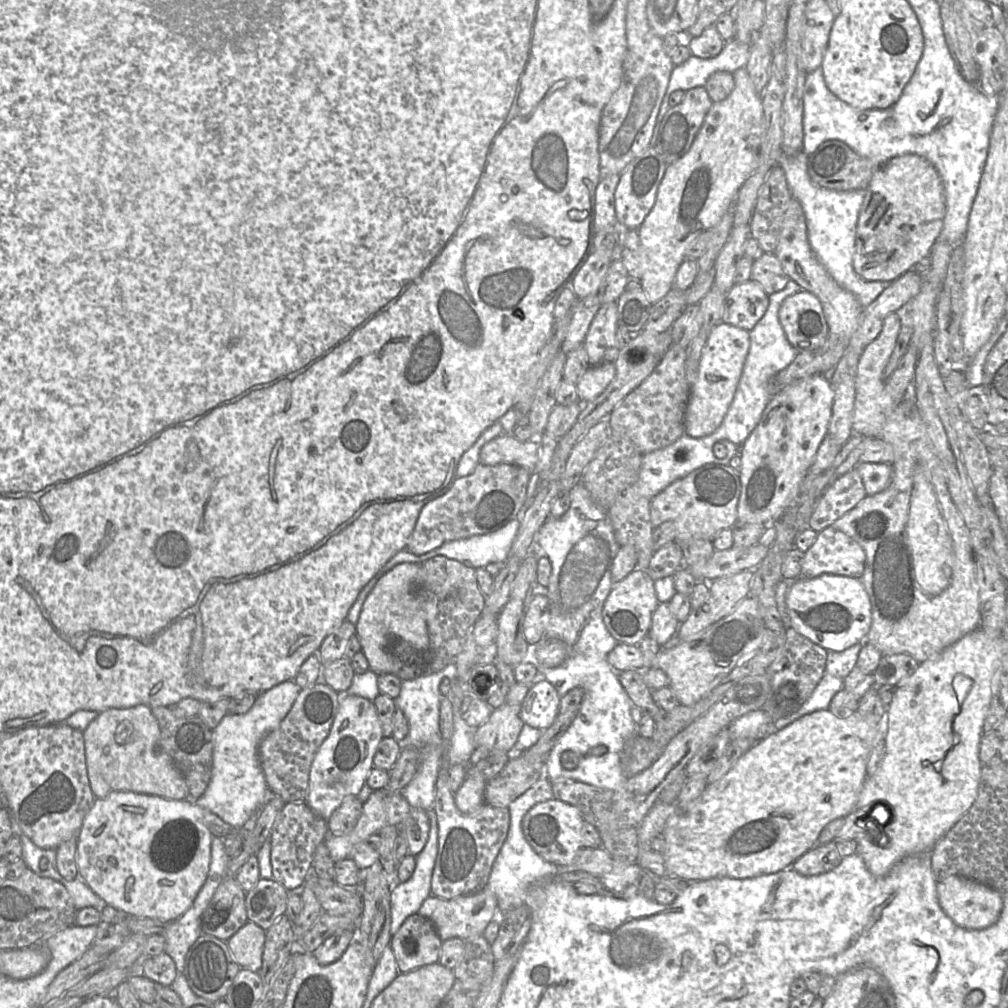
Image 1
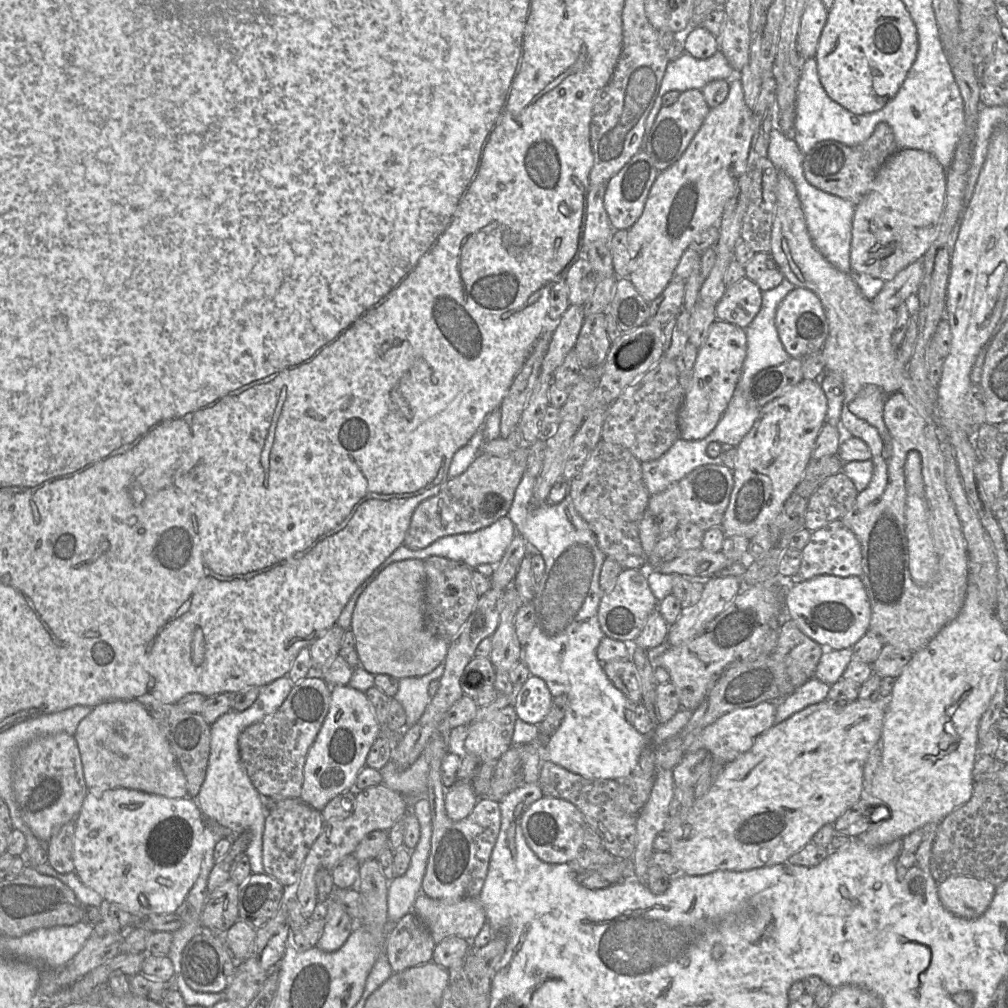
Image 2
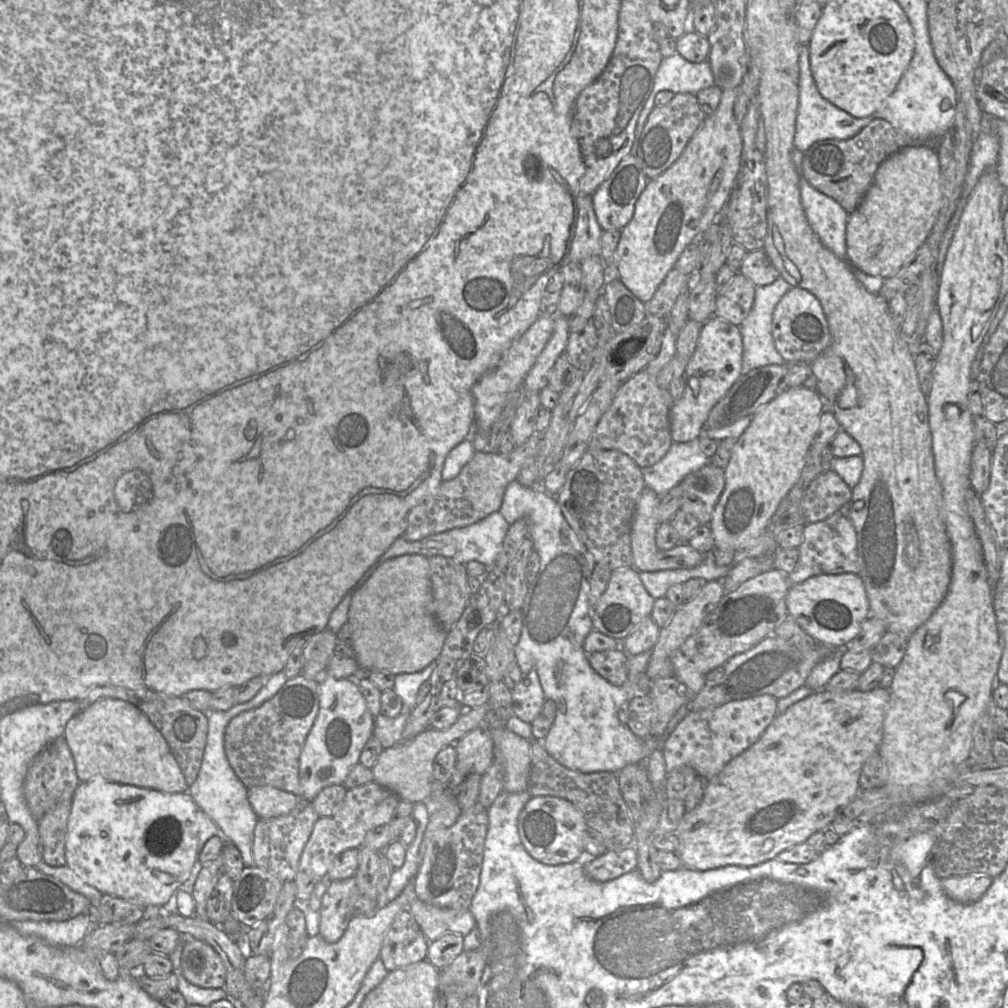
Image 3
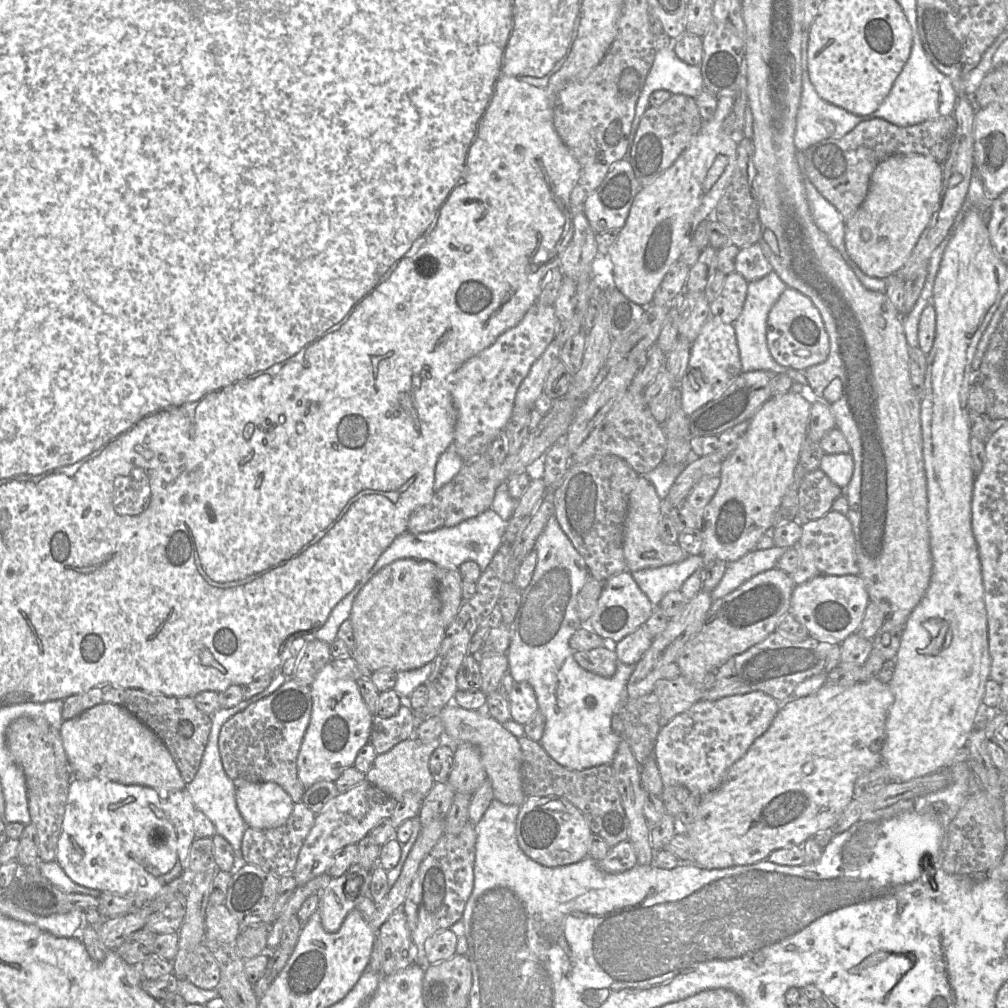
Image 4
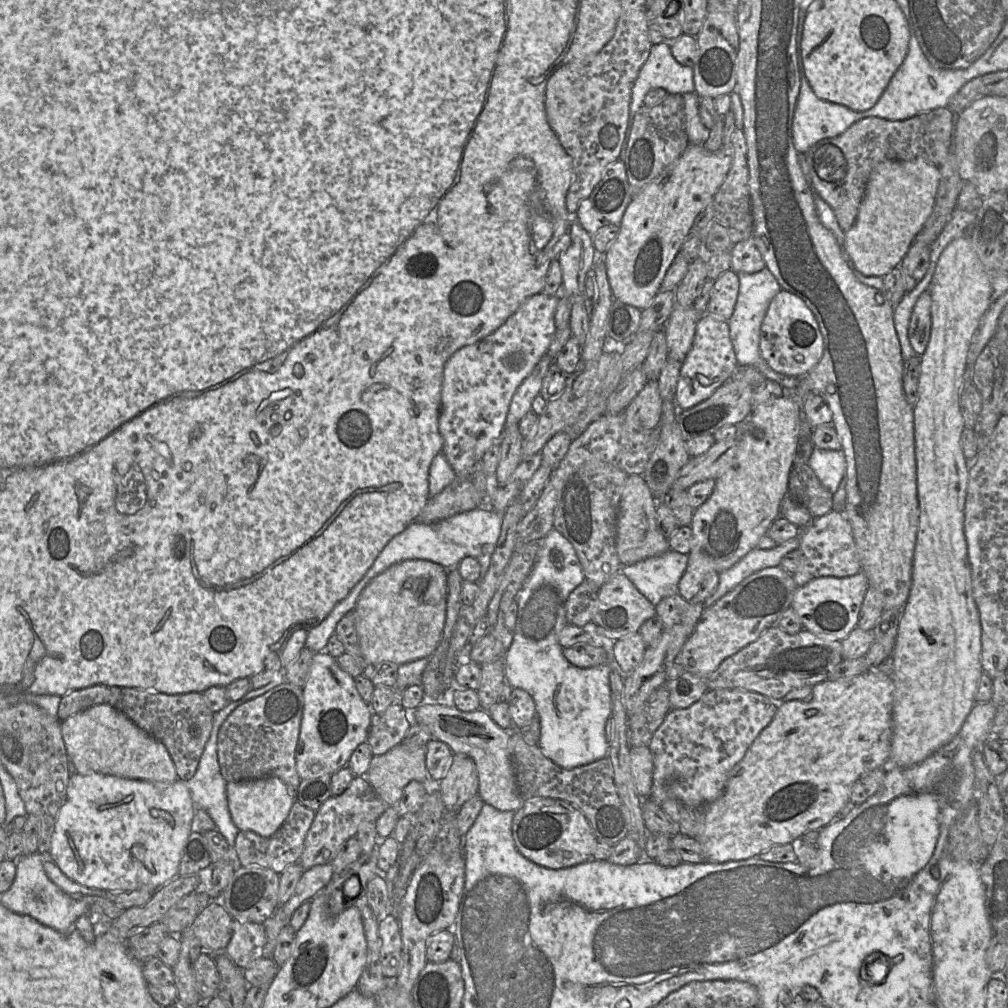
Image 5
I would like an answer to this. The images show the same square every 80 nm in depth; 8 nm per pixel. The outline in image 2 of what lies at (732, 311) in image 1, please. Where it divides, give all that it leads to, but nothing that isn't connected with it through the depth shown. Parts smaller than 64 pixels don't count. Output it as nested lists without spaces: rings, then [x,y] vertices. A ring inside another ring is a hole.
[[[742,278],[726,288],[716,304],[717,319],[747,328],[761,309],[762,293],[754,281]]]

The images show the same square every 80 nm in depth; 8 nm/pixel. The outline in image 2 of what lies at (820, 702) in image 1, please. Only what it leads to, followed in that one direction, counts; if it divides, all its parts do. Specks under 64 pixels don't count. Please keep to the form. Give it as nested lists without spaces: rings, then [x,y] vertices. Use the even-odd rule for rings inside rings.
[[[816,678],[810,679],[783,700],[777,702],[774,723],[781,723],[807,706],[825,701],[831,686]]]

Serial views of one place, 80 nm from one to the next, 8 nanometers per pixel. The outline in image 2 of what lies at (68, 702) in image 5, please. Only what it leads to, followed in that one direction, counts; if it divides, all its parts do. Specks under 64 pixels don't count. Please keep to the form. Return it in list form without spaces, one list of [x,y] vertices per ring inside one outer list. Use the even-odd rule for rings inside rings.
[[[142,694],[135,699],[145,707],[167,738],[185,775],[188,796],[195,799],[206,777],[210,754],[211,725],[200,713],[186,712],[176,703],[163,702],[153,695]]]

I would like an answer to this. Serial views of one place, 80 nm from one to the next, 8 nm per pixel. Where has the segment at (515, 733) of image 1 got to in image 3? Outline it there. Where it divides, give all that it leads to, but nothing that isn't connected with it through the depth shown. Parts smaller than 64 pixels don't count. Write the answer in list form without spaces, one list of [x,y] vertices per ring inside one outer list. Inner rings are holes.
[[[477,728],[455,744],[455,768],[462,773],[483,775],[494,763],[494,742],[489,728]]]

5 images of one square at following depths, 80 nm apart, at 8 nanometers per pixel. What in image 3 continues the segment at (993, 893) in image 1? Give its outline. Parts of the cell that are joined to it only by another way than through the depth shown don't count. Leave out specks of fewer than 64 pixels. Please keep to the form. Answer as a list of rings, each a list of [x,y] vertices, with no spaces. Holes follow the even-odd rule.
[[[983,874],[954,876],[942,880],[942,888],[950,899],[962,904],[971,904],[986,893],[992,880]]]

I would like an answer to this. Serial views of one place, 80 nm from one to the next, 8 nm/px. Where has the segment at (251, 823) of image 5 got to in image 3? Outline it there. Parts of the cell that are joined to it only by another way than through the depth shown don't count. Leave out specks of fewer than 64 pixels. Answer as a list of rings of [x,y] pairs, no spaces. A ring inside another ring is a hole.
[[[272,786],[248,788],[248,800],[259,818],[288,814],[295,808],[299,797]]]

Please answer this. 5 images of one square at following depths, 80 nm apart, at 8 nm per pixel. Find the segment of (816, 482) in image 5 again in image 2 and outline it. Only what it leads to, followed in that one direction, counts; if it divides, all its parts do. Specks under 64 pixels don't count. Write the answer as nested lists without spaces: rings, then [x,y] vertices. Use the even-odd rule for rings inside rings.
[[[842,471],[828,477],[813,492],[805,512],[805,527],[811,532],[826,526],[851,509],[858,490]]]

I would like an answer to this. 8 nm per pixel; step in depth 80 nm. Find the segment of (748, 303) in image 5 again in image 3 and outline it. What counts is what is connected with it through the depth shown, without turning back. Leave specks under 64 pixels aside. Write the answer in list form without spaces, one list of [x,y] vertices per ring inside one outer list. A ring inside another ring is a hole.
[[[781,276],[769,285],[756,286],[752,309],[739,326],[743,340],[741,374],[746,374],[752,369],[766,365],[784,365],[787,363],[775,348],[772,321],[777,304],[791,288],[792,286]]]

